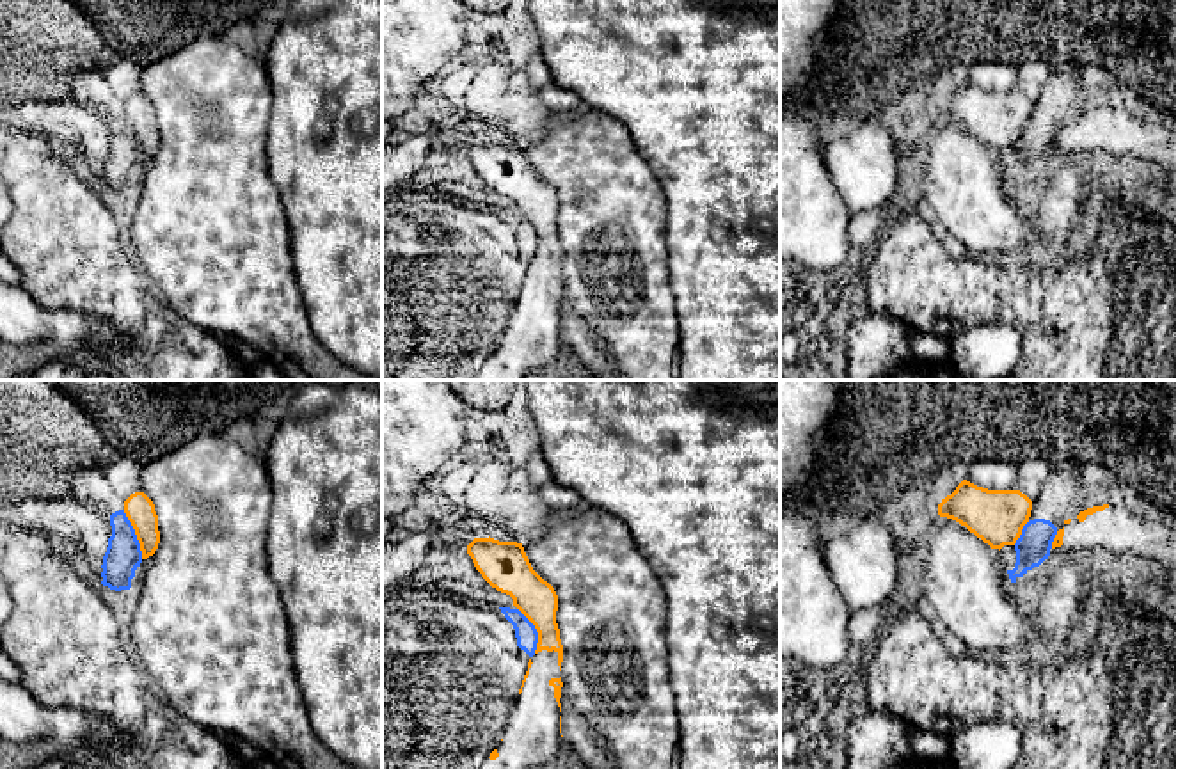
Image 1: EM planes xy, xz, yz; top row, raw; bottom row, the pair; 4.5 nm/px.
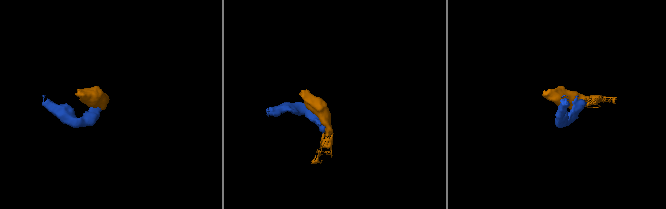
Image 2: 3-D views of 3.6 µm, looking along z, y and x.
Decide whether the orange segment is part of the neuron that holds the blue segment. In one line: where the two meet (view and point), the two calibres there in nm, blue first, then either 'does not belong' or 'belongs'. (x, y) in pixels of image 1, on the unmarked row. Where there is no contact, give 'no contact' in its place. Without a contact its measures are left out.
meets blue in xy at (135, 137); 160 nm thick on the blue side, 140 nm on the other; does not belong

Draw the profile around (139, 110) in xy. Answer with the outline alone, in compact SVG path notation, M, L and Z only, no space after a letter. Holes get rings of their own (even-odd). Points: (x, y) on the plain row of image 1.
M135 94L124 103L124 115L135 131L142 162L147 162L155 156L160 146L155 107L144 94Z

